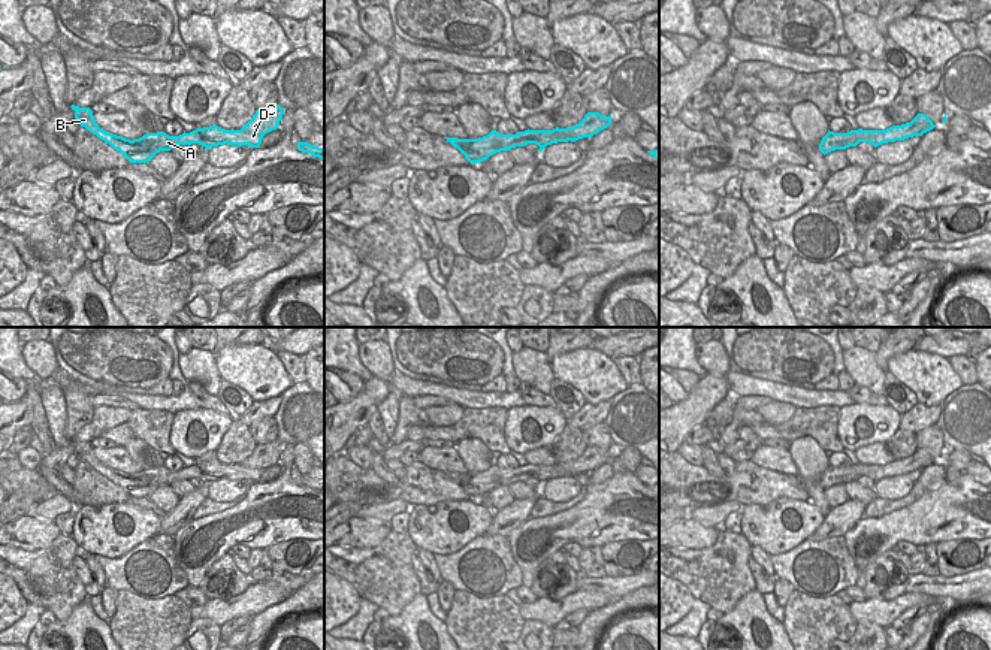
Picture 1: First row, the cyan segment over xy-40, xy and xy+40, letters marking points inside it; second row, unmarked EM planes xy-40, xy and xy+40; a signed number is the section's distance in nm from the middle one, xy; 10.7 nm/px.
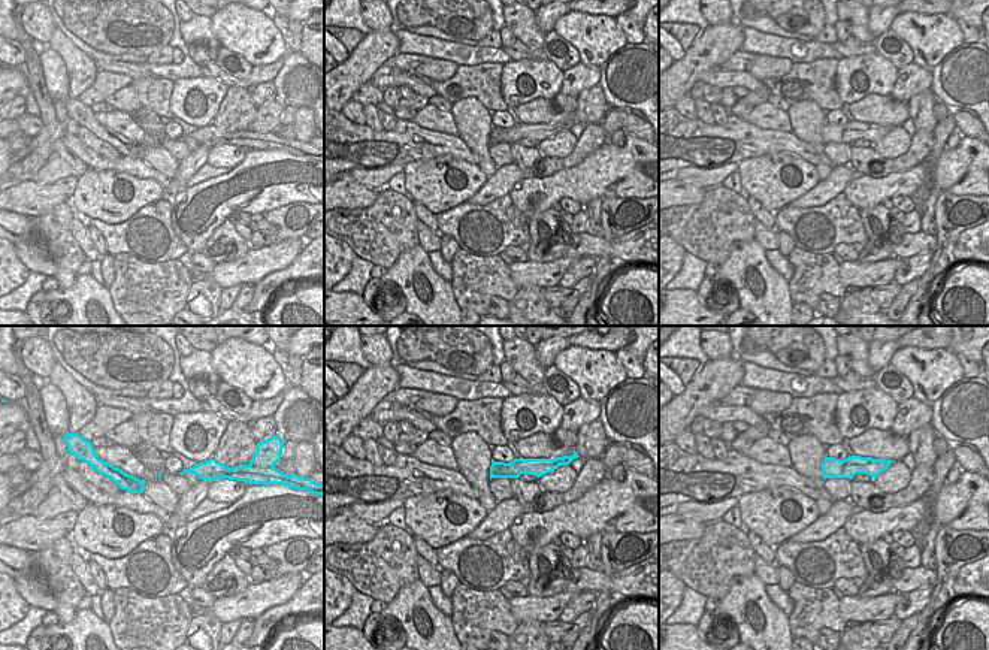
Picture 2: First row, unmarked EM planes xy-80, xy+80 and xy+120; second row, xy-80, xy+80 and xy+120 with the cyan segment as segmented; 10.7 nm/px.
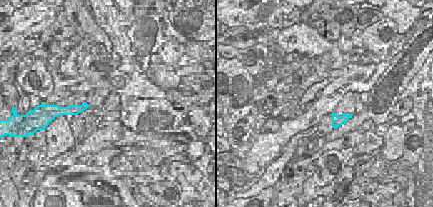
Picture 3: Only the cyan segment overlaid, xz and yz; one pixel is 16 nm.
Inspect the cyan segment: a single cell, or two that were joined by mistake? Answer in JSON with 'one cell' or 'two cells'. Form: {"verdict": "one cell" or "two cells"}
{"verdict": "two cells"}

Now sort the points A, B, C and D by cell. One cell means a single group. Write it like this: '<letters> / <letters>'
A B D / C

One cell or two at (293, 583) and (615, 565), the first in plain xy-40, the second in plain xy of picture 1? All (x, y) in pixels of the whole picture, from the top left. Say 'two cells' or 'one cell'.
two cells

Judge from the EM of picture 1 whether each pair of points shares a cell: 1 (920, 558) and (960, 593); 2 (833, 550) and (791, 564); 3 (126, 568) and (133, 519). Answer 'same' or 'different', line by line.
1: different
2: same
3: different

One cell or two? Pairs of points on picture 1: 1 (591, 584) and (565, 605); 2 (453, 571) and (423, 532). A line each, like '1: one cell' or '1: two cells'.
1: two cells
2: two cells

